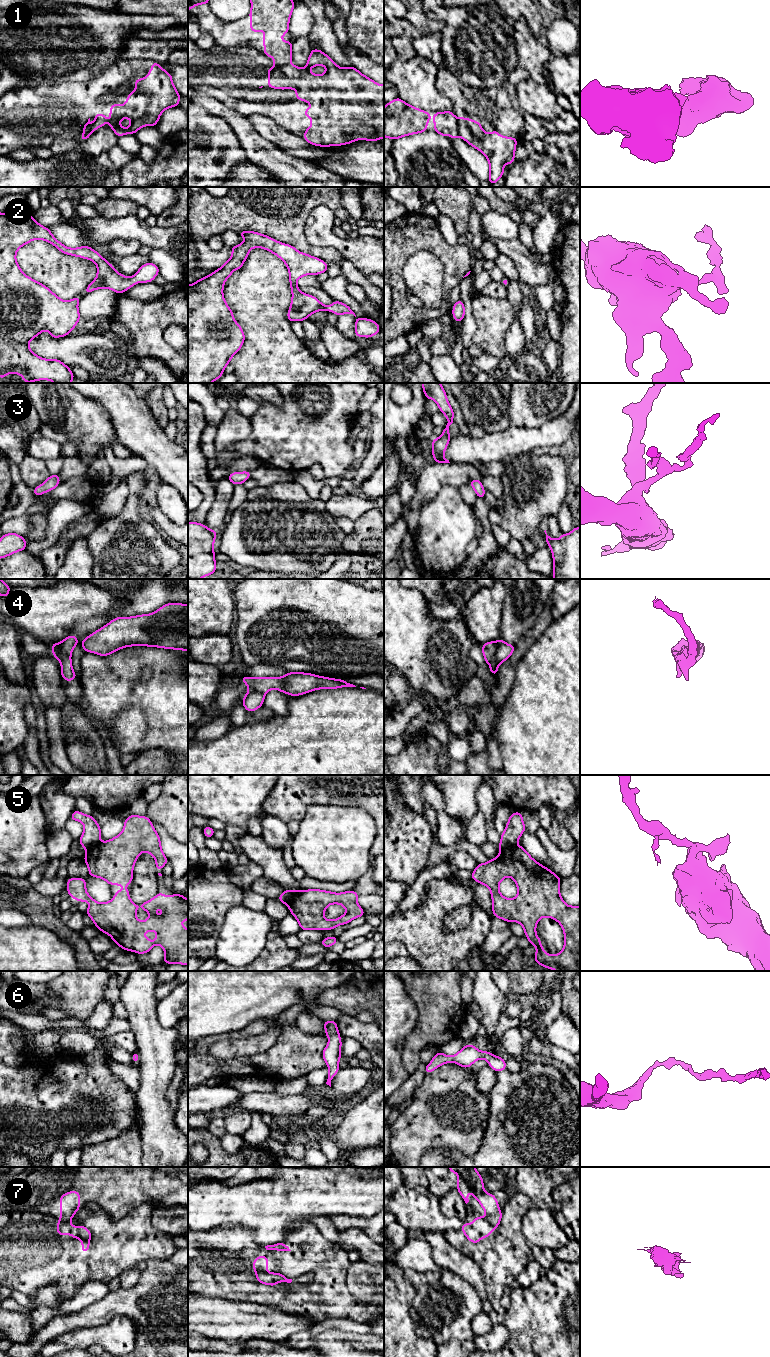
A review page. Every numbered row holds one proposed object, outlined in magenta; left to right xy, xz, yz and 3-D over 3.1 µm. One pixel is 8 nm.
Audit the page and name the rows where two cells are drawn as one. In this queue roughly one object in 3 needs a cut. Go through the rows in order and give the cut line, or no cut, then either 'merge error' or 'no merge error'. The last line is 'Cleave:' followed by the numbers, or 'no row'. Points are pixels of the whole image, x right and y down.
1: cut in yz along (456, 120), (459, 135); merge error
2: no cut; no merge error
3: no cut; no merge error
4: cut in yz along (498, 641), (495, 660), (490, 665); merge error
5: cut in yz along (516, 844), (506, 846), (500, 850); merge error
6: no cut; no merge error
7: cut in xy along (80, 1226), (78, 1237); merge error
Cleave: 1, 4, 5, 7

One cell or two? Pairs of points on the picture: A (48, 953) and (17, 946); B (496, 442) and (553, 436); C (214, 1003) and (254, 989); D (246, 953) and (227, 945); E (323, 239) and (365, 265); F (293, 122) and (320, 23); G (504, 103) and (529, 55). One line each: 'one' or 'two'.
A: one
B: one
C: one
D: one
E: one
F: two
G: two

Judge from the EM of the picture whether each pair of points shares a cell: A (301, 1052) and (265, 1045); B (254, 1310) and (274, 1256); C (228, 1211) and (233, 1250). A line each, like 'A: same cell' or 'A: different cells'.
A: different cells
B: different cells
C: different cells

